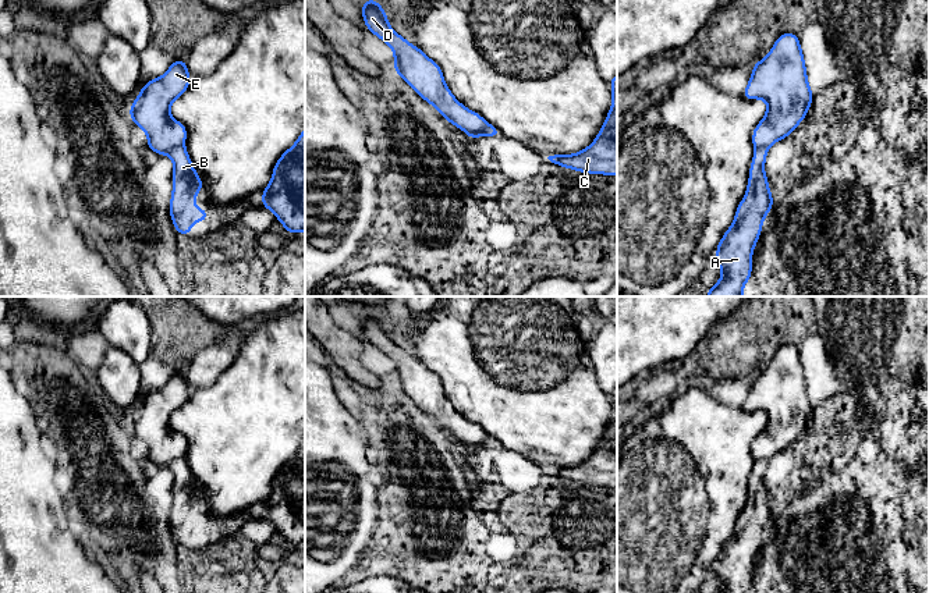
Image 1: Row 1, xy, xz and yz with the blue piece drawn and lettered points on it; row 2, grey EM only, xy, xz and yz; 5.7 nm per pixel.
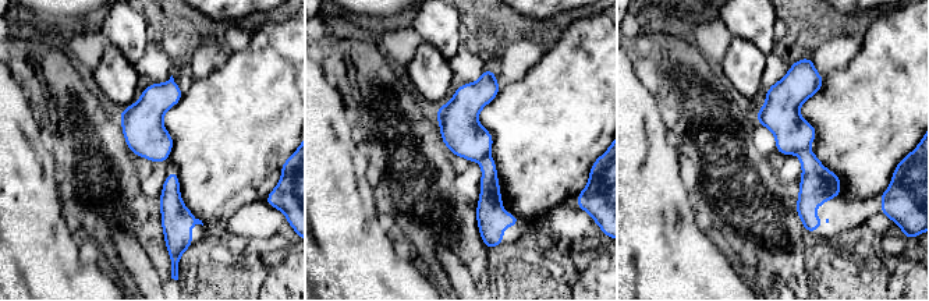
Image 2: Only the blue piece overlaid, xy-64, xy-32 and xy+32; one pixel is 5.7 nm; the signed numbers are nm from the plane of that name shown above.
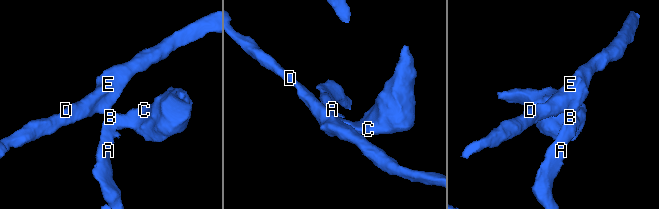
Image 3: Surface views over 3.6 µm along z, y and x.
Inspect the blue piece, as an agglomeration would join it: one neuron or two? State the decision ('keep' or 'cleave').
cleave

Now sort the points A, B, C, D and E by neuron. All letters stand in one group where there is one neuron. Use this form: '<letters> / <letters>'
A B C / D E

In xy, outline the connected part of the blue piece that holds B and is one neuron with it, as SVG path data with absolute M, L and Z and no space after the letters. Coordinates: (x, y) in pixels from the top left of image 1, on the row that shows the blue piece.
M184 145L173 149L170 157L174 163L173 192L169 206L174 228L177 234L191 235L191 224L206 221L209 213L192 203L196 192L205 191L199 174L194 170L187 148Z

